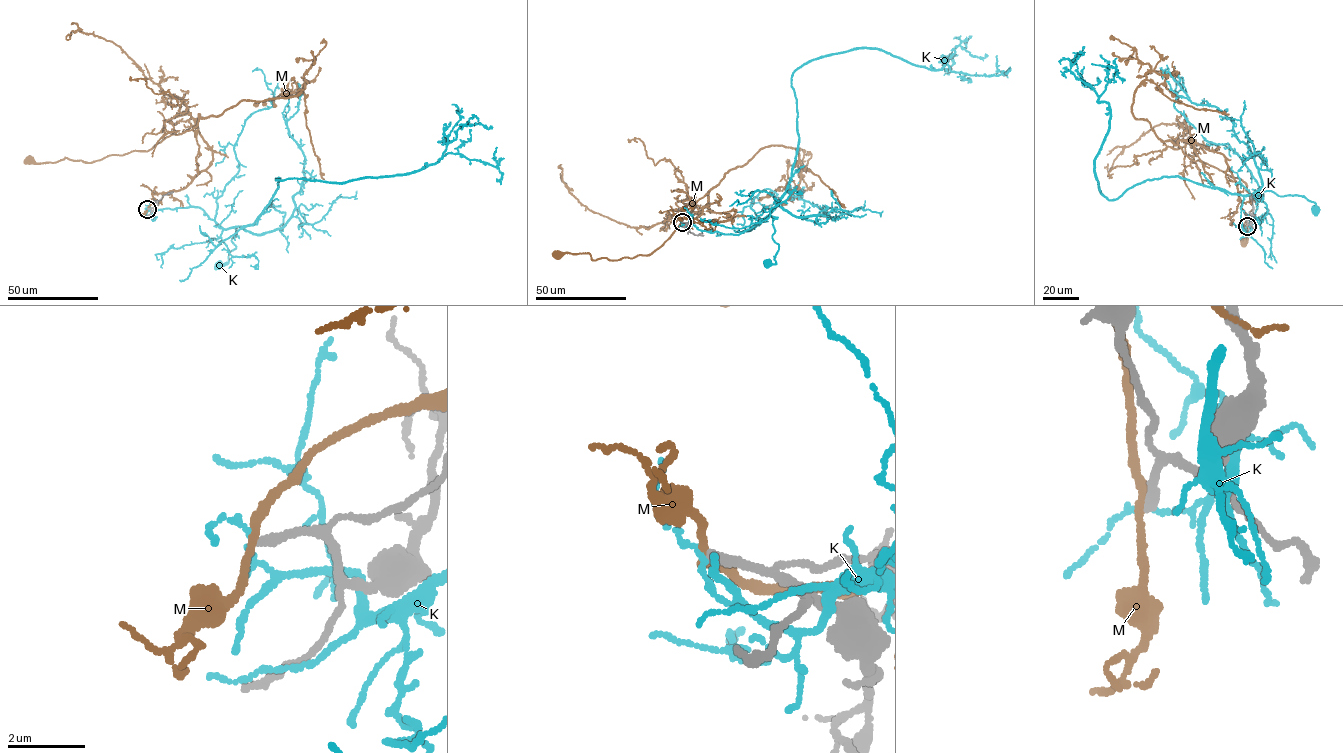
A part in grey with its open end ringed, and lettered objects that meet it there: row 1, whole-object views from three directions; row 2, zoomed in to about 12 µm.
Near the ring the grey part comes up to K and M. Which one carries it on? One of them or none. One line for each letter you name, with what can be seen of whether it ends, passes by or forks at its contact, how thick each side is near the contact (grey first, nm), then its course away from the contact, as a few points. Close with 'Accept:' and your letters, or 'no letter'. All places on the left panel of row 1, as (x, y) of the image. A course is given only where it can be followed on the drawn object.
Accept: no letter

